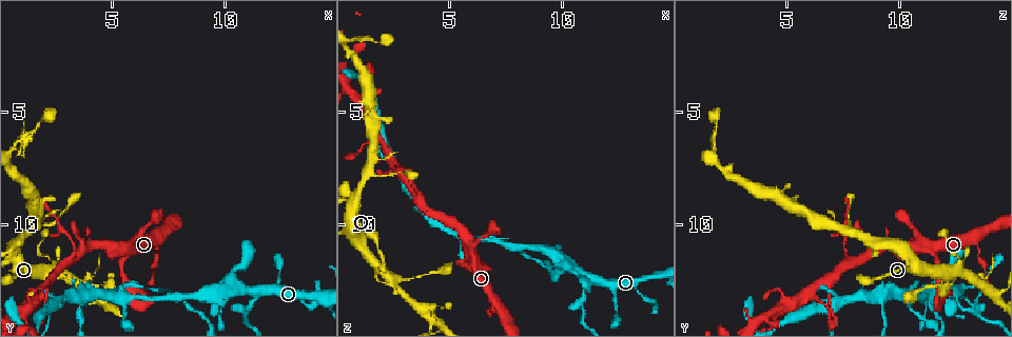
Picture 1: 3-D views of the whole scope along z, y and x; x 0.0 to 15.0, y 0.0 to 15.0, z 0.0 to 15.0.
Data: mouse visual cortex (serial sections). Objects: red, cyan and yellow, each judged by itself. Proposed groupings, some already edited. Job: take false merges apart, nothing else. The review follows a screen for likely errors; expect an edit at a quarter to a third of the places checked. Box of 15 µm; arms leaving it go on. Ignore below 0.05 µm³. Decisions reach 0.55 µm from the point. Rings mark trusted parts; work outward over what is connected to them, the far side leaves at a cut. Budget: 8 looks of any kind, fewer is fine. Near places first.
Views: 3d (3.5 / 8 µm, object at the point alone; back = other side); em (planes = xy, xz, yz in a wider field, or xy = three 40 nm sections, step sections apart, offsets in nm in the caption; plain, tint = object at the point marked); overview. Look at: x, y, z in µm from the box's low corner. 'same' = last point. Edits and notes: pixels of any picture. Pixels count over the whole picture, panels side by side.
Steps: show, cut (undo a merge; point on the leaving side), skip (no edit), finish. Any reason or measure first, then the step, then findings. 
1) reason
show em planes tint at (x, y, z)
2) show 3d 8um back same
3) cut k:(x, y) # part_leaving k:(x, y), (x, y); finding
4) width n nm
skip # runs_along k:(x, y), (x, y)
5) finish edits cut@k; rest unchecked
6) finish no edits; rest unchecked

calibre changes
show 3d 3.5um at (1.3, 10.3, 7.7)

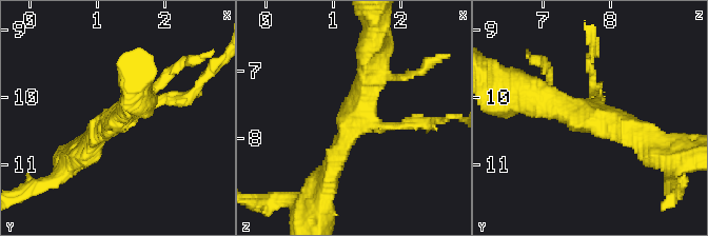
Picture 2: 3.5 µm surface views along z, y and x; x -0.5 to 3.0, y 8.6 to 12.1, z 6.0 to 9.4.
arms 3; arm_widths 150, 300, 400 nm
show em xy step 1 plain at (1.35, 10.25, 7.60)

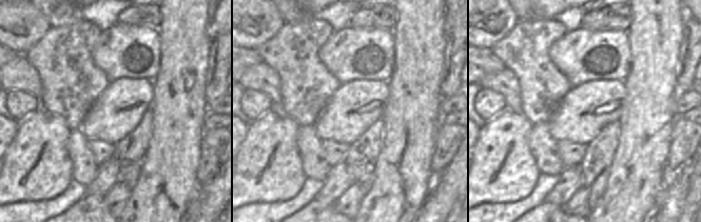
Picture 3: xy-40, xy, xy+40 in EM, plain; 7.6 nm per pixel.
where the object lies
show em xy step 1 tint same

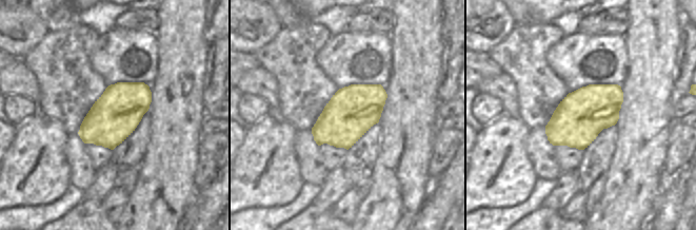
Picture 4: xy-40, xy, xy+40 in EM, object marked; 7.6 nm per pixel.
skip # runs_along 2:(641, 137), (614, 120), (523, 95); one cell here

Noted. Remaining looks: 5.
sharp bend
show 3d 8um at (11.6, 13.0, 12.6)

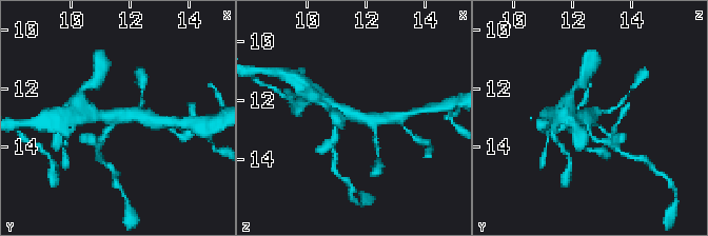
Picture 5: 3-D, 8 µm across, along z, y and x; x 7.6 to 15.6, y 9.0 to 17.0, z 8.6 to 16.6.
arms 3; arm_widths 150, 300, 400 nm
show em xy step 2 tint at (11.6, 13.0, 12.5)

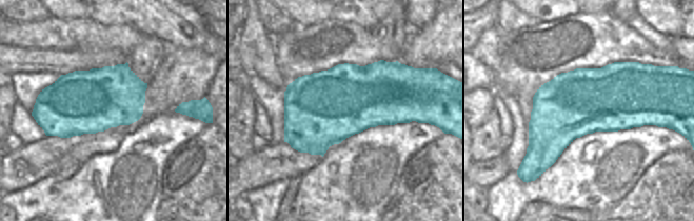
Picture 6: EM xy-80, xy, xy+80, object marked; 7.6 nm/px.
width 550 nm
skip # runs_along 5:(382, 118), (360, 118), (325, 99); continuous, no second cell

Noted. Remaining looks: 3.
branch point
show 3d 3.5um at (8.1, 13.2, 11.0)

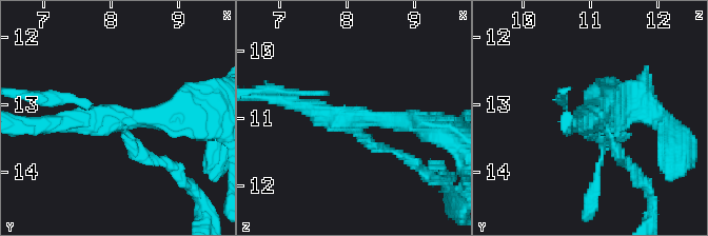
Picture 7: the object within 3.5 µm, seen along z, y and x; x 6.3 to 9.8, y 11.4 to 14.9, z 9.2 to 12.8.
show em xy step 5 plain at (8.10, 13.25, 11.00)

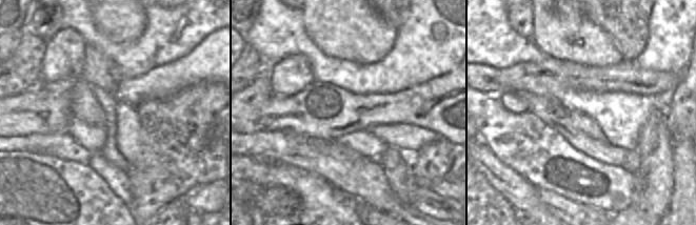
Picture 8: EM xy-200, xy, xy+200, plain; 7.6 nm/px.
where the object lies
show em xy step 5 tint same

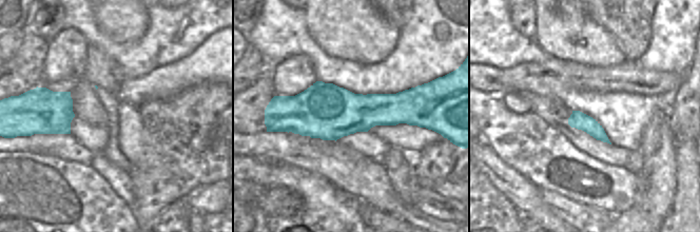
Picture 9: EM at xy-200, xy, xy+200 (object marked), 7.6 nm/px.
arms 3; arm_widths 150, 300, 300 nm
skip # runs_along 7:(427, 124), (336, 119), (288, 102); all the same cell

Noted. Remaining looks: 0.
finish no edits; rest unchecked

